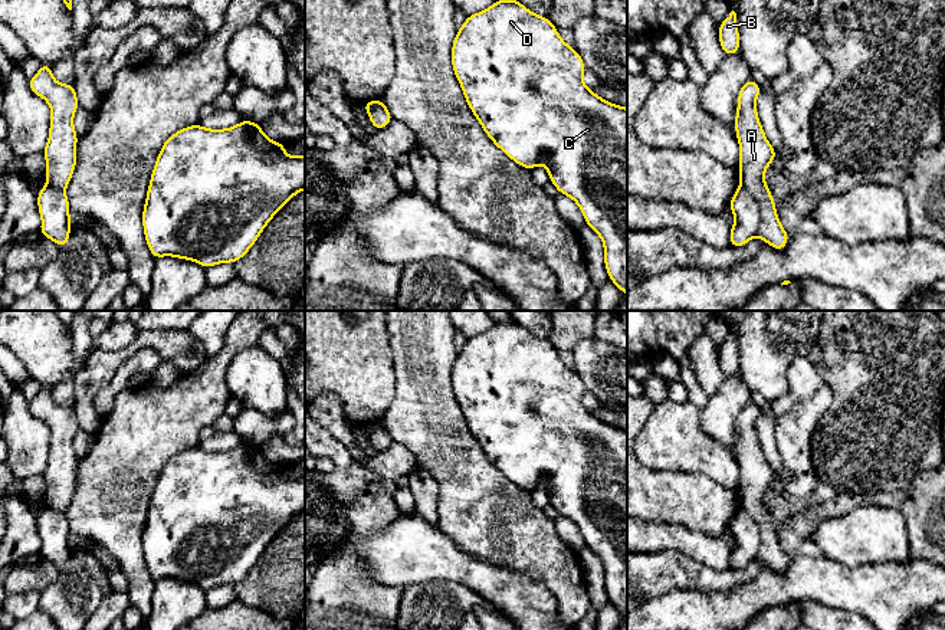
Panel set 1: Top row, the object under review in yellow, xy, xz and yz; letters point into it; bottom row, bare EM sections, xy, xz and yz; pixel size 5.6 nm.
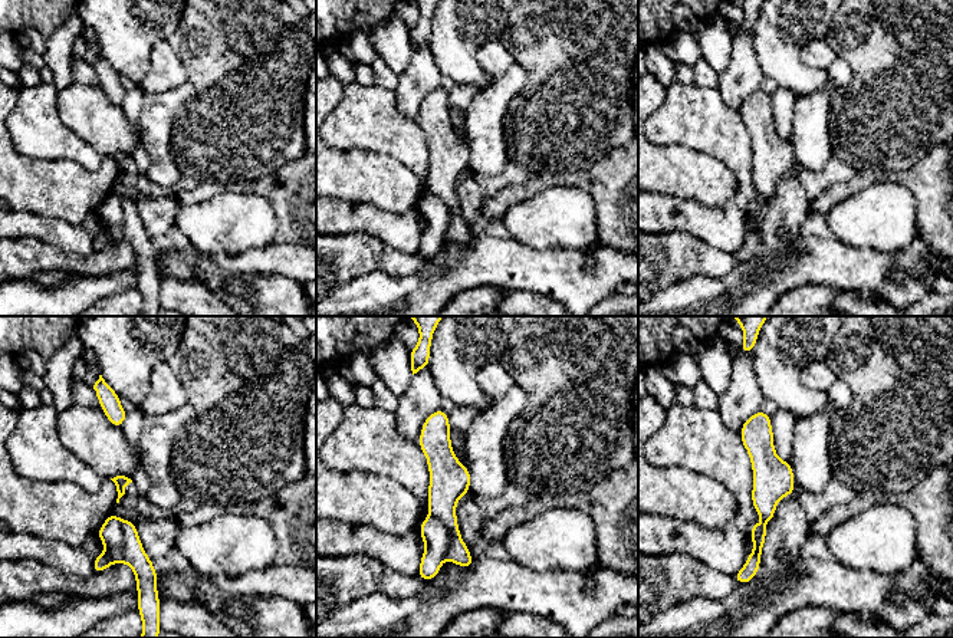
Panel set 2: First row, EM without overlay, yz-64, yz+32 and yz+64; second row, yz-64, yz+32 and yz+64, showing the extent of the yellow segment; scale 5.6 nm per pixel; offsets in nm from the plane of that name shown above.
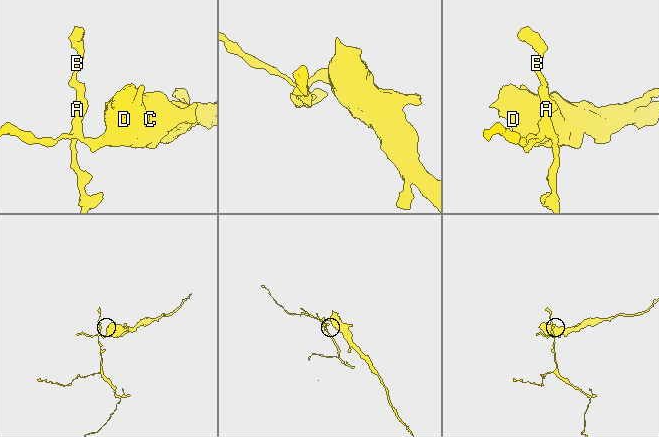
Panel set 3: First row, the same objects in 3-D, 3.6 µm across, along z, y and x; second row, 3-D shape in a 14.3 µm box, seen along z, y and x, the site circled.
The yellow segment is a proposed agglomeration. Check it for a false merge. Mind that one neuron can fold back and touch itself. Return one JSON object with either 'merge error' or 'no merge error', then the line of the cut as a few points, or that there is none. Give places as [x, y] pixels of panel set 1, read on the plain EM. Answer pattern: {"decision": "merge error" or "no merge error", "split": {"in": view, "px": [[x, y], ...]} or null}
{"decision": "merge error", "split": {"in": "yz", "px": [[741, 507], [751, 515], [758, 528], [757, 557]]}}

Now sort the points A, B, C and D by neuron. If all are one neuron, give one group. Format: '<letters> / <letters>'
A B / C D

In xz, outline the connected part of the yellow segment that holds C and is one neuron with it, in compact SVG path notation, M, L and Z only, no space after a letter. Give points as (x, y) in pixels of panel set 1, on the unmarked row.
M513 319L508 322L495 322L490 329L466 339L463 348L457 351L452 368L452 390L470 433L492 465L512 483L526 492L532 492L544 485L549 496L549 505L557 509L560 516L571 519L578 526L588 549L603 562L604 587L610 603L620 611L620 614L627 617L627 430L601 421L595 414L590 413L583 404L585 387L577 373L561 361L554 345L548 339L534 337Z

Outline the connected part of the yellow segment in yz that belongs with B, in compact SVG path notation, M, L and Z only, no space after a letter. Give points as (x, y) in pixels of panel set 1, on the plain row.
M734 332L722 345L719 345L718 358L723 377L741 375L736 335Z

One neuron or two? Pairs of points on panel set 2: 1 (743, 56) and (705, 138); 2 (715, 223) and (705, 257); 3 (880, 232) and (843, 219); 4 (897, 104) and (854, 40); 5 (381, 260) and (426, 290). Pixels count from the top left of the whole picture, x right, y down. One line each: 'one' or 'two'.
1: two
2: two
3: one
4: one
5: two

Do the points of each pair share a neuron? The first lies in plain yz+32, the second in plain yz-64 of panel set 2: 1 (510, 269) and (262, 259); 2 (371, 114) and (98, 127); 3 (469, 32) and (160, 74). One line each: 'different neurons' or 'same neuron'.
1: same neuron
2: different neurons
3: different neurons

